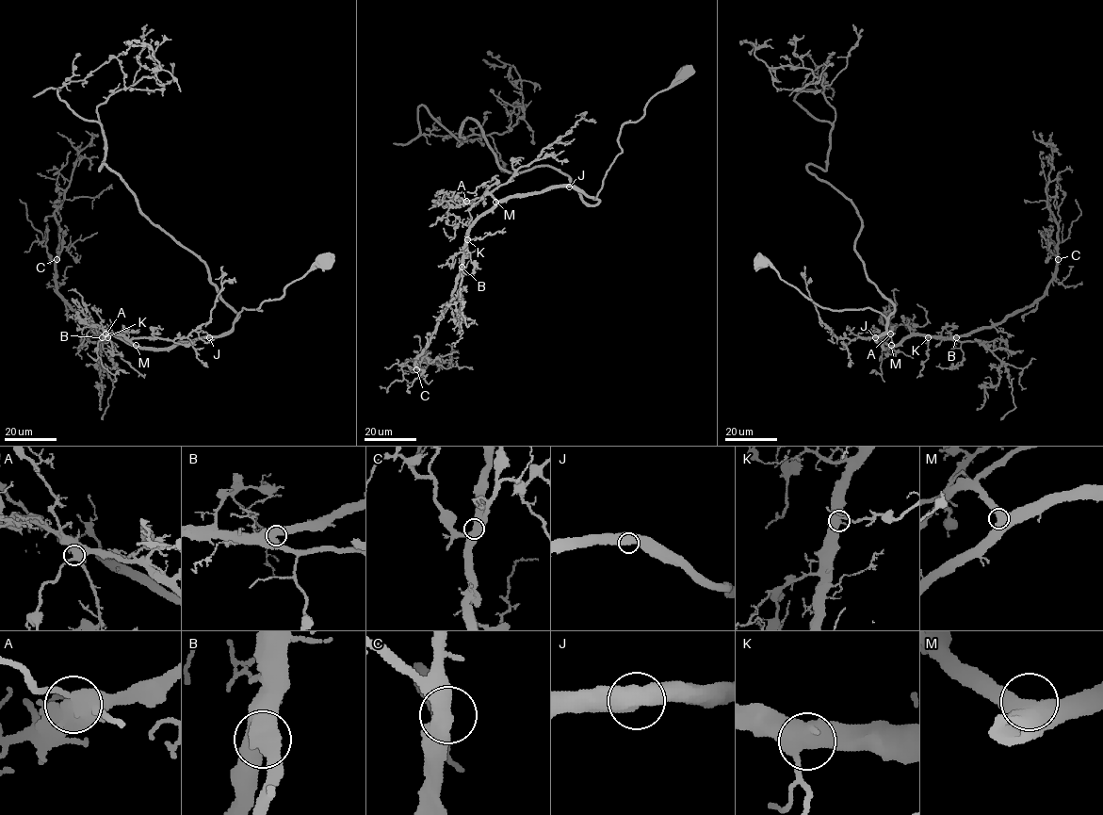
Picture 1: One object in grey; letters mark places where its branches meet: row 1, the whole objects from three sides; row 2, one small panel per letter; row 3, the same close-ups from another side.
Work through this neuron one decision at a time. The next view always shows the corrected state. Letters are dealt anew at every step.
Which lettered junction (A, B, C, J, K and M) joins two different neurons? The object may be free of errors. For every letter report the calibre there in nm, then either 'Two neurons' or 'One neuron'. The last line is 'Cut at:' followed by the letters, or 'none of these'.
A: Thickness 600 nm. One neuron
B: Thickness 600 nm. One neuron
C: Thickness 600 nm. One neuron
J: Thickness 600 nm. One neuron
K: Thickness 550 nm. One neuron
M: Thickness 600 nm. One neuron
Cut at: none of these

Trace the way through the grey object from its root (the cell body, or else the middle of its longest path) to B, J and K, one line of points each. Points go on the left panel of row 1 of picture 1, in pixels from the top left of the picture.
B: (327, 261), (292, 282), (279, 299), (265, 300), (261, 310), (243, 308), (221, 335), (157, 349), (102, 337)
J: (327, 261), (292, 282), (279, 299), (265, 300), (258, 308), (261, 310), (243, 308), (229, 331), (208, 337)
K: (327, 261), (292, 282), (279, 299), (265, 300), (261, 310), (243, 308), (221, 335), (157, 349), (107, 337)

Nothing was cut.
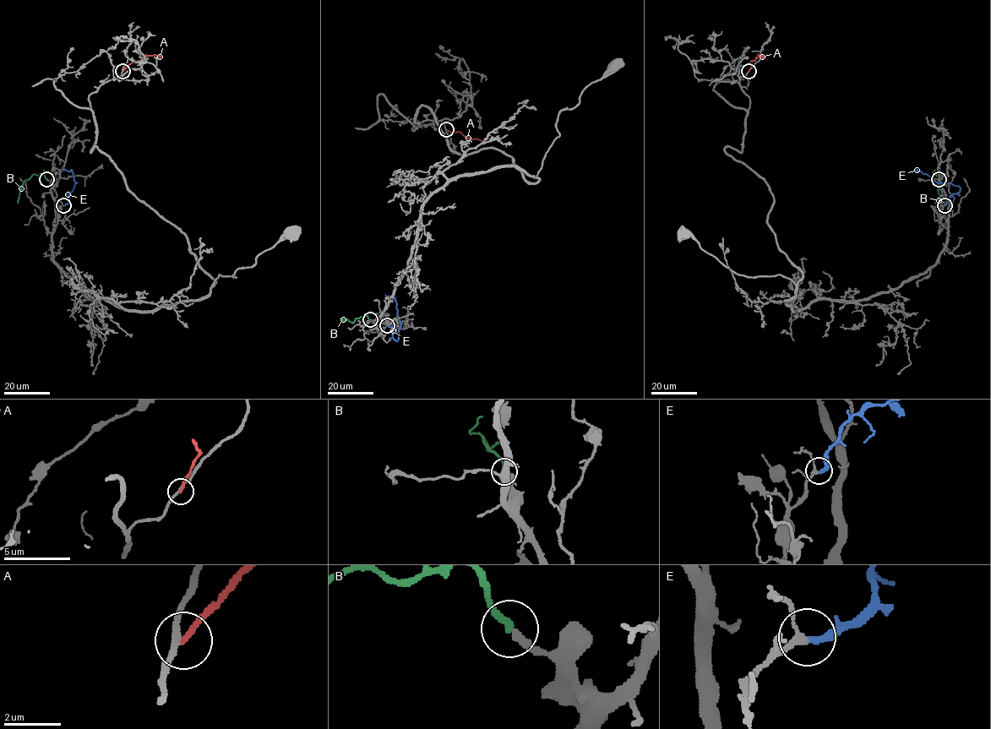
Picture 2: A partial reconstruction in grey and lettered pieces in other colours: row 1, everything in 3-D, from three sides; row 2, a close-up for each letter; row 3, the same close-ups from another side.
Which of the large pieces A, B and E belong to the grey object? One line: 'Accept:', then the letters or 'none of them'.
Accept: B, E

